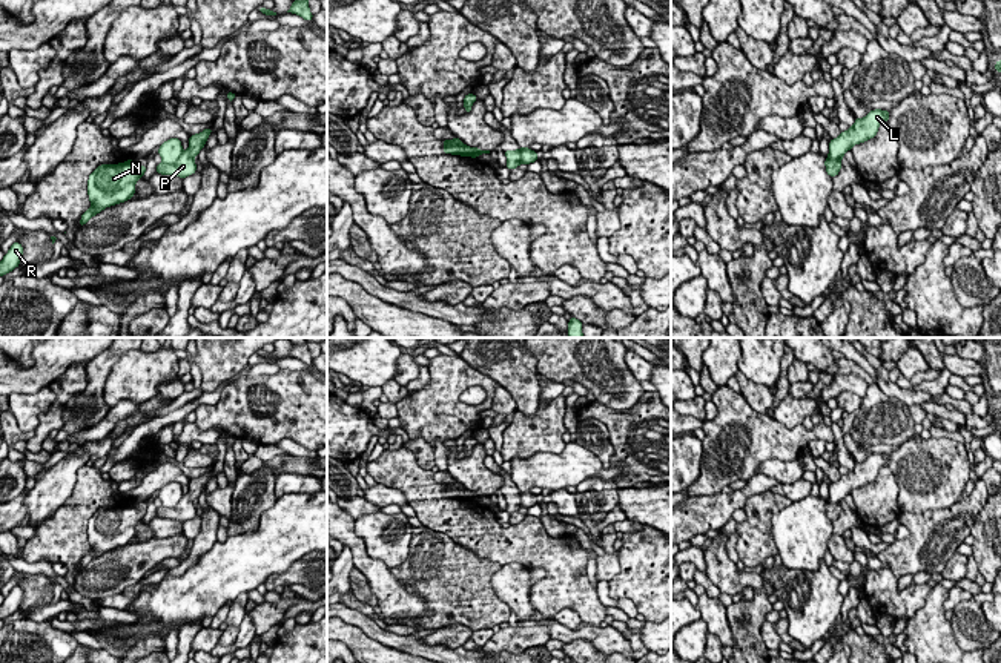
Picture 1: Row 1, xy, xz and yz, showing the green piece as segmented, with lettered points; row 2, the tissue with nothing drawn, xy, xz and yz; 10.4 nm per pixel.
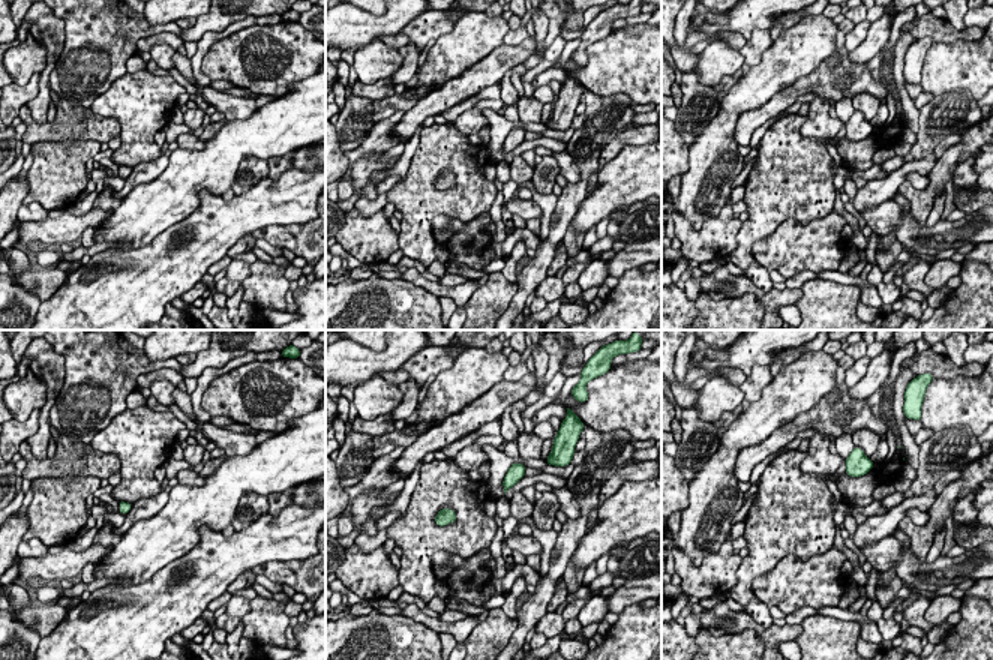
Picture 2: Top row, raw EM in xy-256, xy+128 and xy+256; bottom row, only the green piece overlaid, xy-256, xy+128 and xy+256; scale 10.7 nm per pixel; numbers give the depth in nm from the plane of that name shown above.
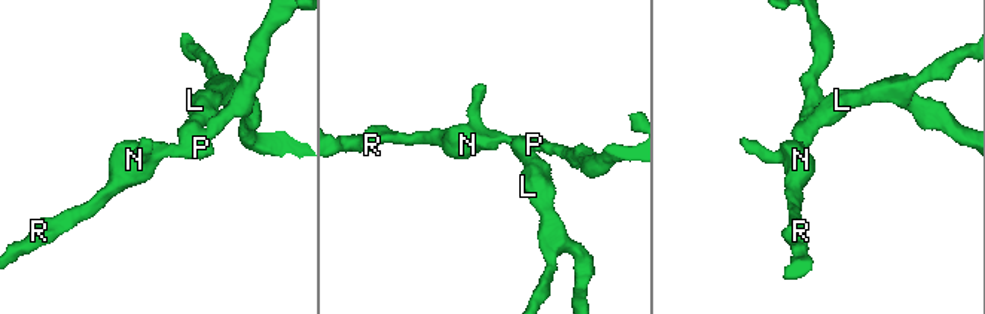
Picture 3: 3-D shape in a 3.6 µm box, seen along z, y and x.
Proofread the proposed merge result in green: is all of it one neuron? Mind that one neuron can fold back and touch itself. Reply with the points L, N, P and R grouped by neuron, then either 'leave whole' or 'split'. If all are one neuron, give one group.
L / N P R | split

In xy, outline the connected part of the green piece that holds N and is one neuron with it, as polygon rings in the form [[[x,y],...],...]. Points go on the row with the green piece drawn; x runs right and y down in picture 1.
[[[127,160],[118,164],[100,164],[88,180],[91,207],[81,215],[83,227],[106,207],[124,203],[135,193],[135,183],[144,175],[146,166]]]

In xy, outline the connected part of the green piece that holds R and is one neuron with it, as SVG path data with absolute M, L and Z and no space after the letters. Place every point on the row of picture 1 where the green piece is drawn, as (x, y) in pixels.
M15 241L0 261L0 276L5 276L6 273L18 267L21 255L23 255L23 247L20 242Z

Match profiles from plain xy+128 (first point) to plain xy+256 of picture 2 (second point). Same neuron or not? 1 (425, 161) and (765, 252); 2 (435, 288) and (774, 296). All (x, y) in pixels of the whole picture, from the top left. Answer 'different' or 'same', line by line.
1: different
2: same

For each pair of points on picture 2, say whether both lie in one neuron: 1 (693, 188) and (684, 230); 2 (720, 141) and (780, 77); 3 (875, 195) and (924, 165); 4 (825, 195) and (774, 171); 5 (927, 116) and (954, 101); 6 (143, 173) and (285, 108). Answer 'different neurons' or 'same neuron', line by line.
1: different neurons
2: same neuron
3: same neuron
4: same neuron
5: same neuron
6: different neurons

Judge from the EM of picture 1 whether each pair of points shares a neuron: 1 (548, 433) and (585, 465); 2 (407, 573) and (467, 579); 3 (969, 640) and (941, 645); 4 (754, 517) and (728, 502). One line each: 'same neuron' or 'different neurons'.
1: different neurons
2: same neuron
3: different neurons
4: different neurons

